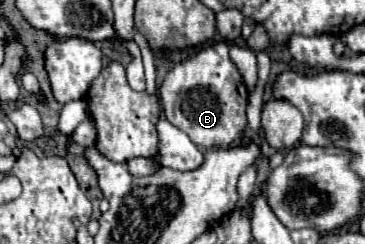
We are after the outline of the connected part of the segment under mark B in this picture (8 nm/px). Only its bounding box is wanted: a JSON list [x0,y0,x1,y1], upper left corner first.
[159,42,247,148]

